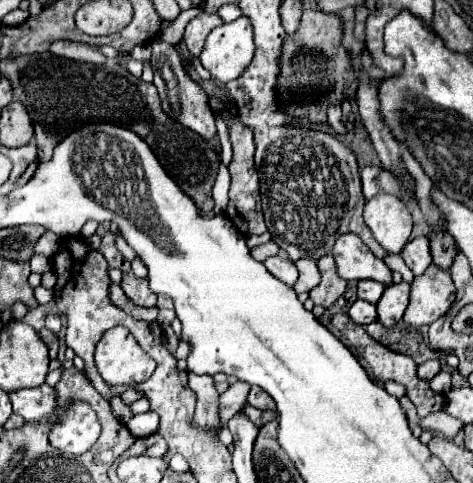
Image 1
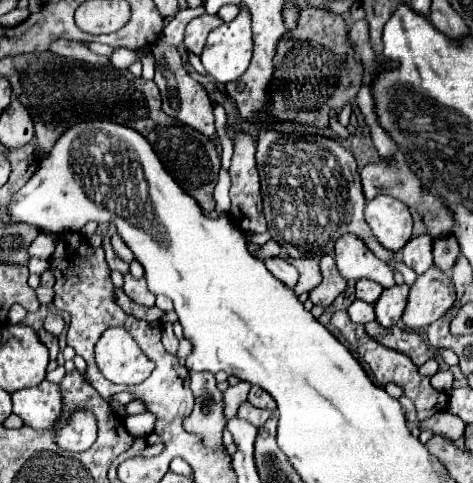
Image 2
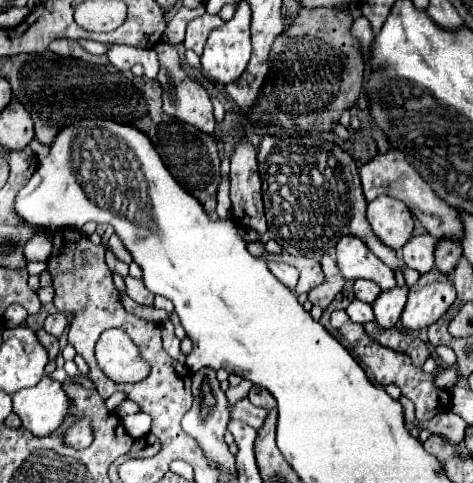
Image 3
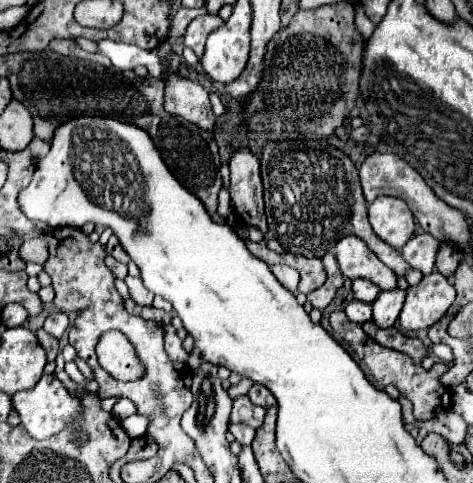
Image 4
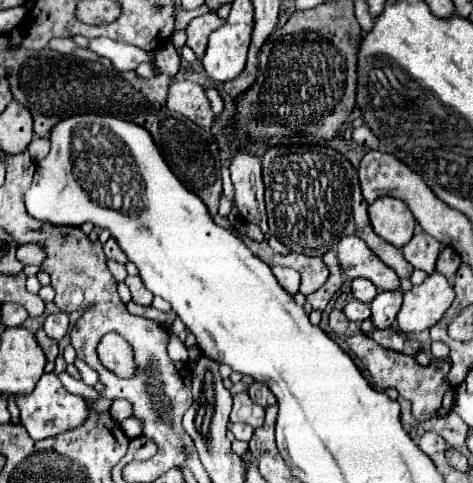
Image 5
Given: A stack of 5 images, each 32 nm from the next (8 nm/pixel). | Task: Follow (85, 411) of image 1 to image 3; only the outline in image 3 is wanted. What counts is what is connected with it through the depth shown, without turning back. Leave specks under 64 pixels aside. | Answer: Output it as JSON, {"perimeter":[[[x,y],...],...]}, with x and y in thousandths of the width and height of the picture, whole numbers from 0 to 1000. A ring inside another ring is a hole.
{"perimeter":[[[173,865],[165,870],[152,886],[144,886],[131,903],[131,915],[148,928],[161,928],[161,932],[178,932],[195,919],[199,911],[199,894],[195,894],[195,874],[186,865]]]}

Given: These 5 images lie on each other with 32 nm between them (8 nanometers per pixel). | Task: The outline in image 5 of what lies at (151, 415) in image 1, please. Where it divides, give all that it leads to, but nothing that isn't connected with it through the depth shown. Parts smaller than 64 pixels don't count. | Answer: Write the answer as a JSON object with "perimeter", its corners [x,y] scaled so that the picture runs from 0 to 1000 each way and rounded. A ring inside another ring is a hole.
{"perimeter":[[[275,861],[275,865],[266,865],[258,878],[258,890],[262,890],[262,899],[279,911],[279,907],[288,907],[288,903],[296,903],[300,899],[300,878],[296,878],[296,870],[288,870],[283,861]]]}

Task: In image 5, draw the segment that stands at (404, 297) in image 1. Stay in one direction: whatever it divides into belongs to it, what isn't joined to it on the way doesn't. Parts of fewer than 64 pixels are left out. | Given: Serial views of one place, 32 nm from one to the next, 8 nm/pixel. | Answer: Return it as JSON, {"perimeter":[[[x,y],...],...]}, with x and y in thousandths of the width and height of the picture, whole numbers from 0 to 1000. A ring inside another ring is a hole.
{"perimeter":[[[833,600],[833,605],[803,605],[786,629],[782,629],[782,642],[786,642],[786,667],[795,679],[812,683],[812,679],[825,679],[837,663],[837,650],[850,634],[850,605],[846,600]]]}

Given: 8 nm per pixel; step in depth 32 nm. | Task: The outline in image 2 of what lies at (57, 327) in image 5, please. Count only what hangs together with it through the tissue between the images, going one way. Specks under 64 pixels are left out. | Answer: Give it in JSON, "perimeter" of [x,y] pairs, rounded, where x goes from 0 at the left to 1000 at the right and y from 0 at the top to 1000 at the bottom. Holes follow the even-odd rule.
{"perimeter":[[[101,650],[97,663],[93,663],[93,679],[97,679],[101,687],[110,687],[114,696],[123,696],[123,692],[131,687],[131,679],[135,679],[131,654],[127,654],[127,650]]]}

